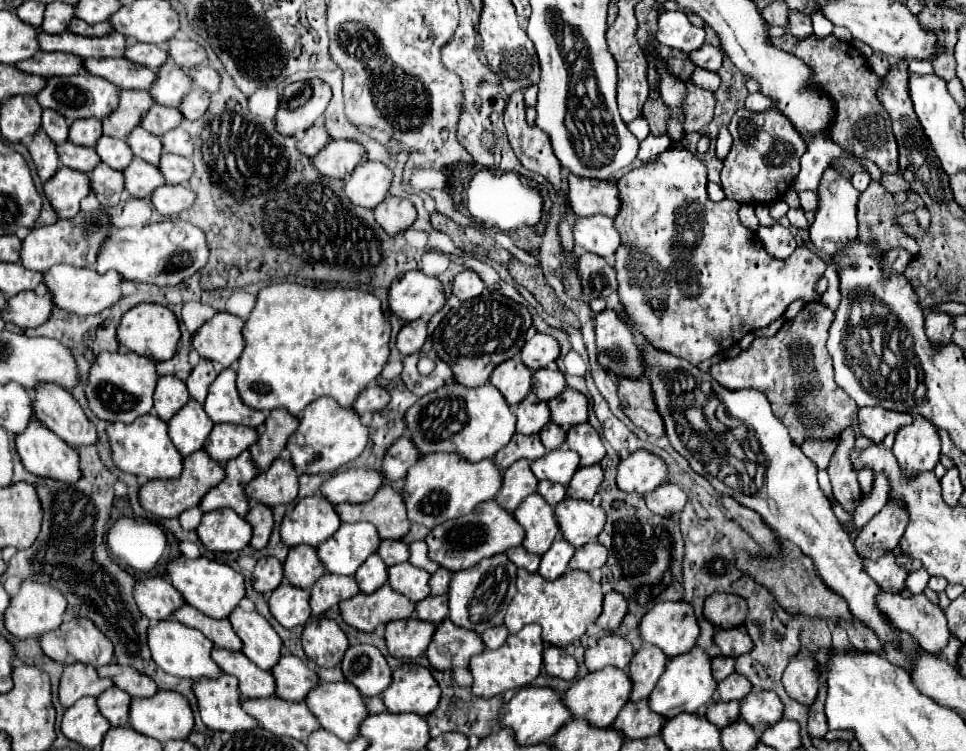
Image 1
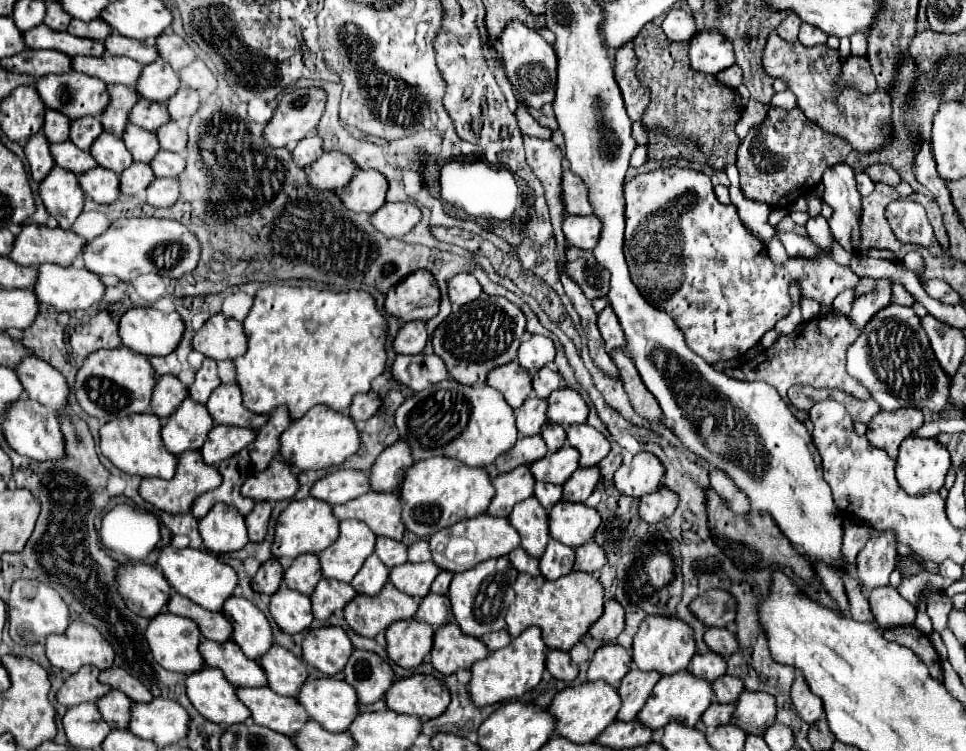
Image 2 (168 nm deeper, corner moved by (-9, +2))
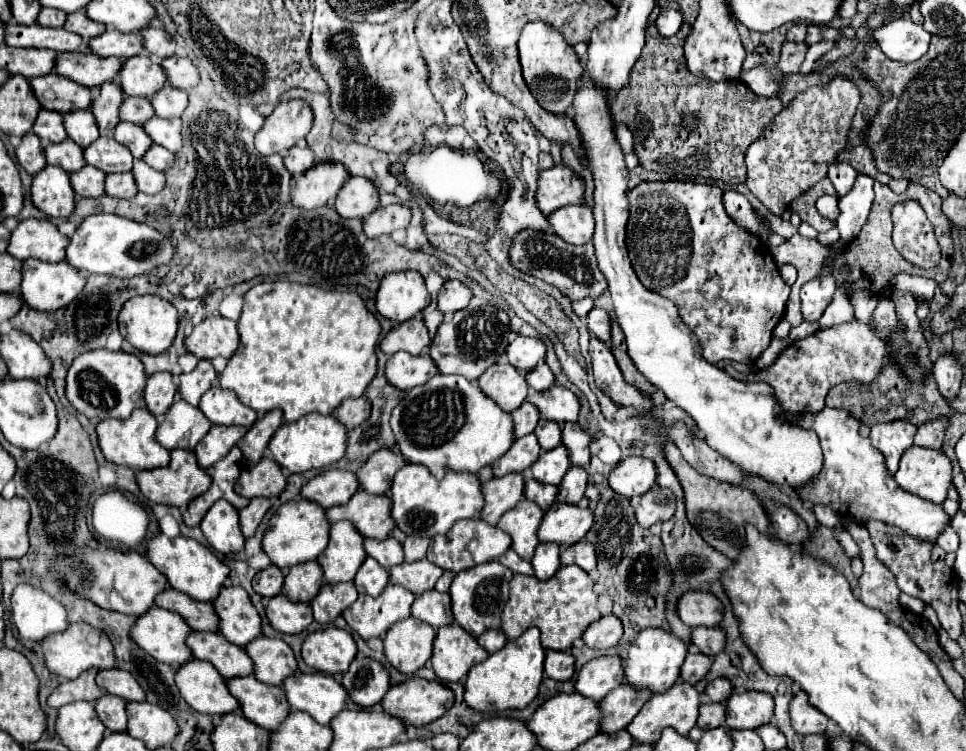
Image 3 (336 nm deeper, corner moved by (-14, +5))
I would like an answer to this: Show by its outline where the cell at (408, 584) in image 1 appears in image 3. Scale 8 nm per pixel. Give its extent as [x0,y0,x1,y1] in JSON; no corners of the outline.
[390,560,442,596]

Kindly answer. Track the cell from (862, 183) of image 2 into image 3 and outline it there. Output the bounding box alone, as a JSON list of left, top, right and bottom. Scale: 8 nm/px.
[836,174,874,242]

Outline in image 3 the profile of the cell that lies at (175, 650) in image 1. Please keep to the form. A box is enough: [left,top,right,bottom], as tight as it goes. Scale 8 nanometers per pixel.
[132,606,192,668]

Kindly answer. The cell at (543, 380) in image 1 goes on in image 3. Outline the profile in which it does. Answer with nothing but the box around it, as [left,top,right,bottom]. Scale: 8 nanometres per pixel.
[524,362,554,392]

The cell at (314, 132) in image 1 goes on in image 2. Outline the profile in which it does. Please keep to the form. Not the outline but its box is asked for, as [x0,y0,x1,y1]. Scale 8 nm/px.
[291,133,321,169]

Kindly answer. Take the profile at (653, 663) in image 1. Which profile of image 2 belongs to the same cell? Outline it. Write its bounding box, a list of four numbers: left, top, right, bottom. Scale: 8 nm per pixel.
[617,669,661,721]

